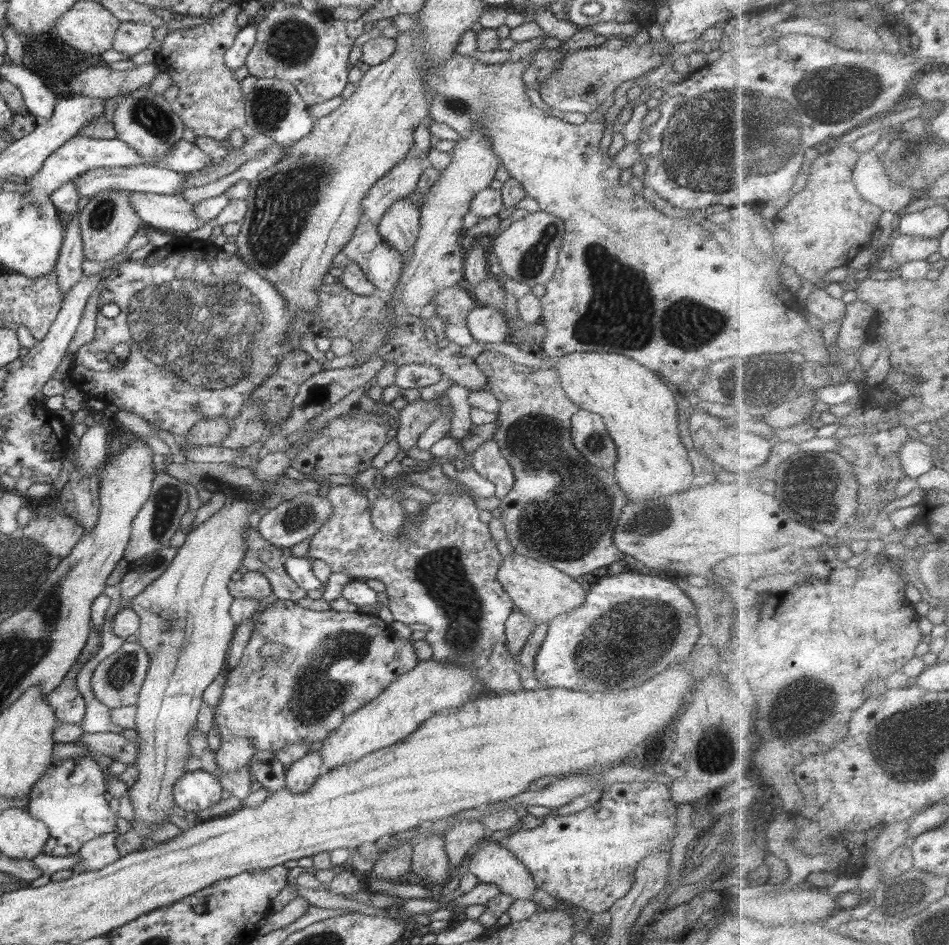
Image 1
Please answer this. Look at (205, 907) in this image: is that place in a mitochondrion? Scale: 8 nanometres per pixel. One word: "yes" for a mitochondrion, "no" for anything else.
no

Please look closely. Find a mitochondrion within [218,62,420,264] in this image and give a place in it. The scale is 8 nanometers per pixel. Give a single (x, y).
(270, 106)

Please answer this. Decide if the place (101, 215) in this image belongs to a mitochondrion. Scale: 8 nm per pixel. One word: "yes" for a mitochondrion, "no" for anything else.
yes

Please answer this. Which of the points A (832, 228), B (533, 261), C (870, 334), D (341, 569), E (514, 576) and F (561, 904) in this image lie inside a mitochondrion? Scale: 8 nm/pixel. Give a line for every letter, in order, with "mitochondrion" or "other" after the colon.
A: other
B: mitochondrion
C: other
D: other
E: other
F: other

